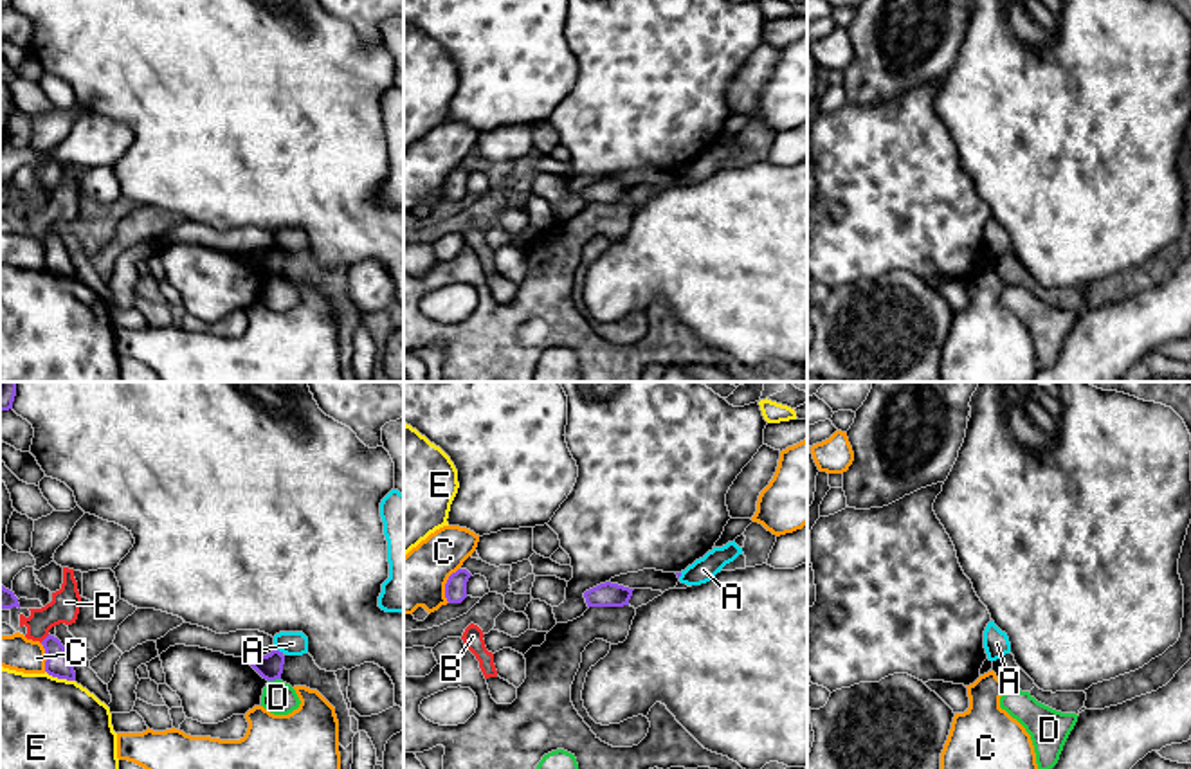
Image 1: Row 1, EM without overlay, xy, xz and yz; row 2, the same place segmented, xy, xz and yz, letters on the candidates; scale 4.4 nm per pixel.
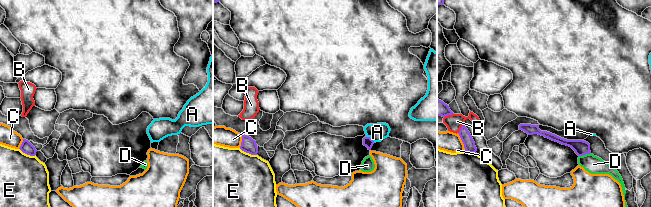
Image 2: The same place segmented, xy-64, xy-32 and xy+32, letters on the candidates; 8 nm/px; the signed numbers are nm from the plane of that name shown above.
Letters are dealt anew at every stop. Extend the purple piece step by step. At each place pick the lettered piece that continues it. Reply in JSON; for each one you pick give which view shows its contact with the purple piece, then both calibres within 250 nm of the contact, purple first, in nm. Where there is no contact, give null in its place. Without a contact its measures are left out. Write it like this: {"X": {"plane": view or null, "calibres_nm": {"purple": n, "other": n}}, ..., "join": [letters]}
{"join": []}

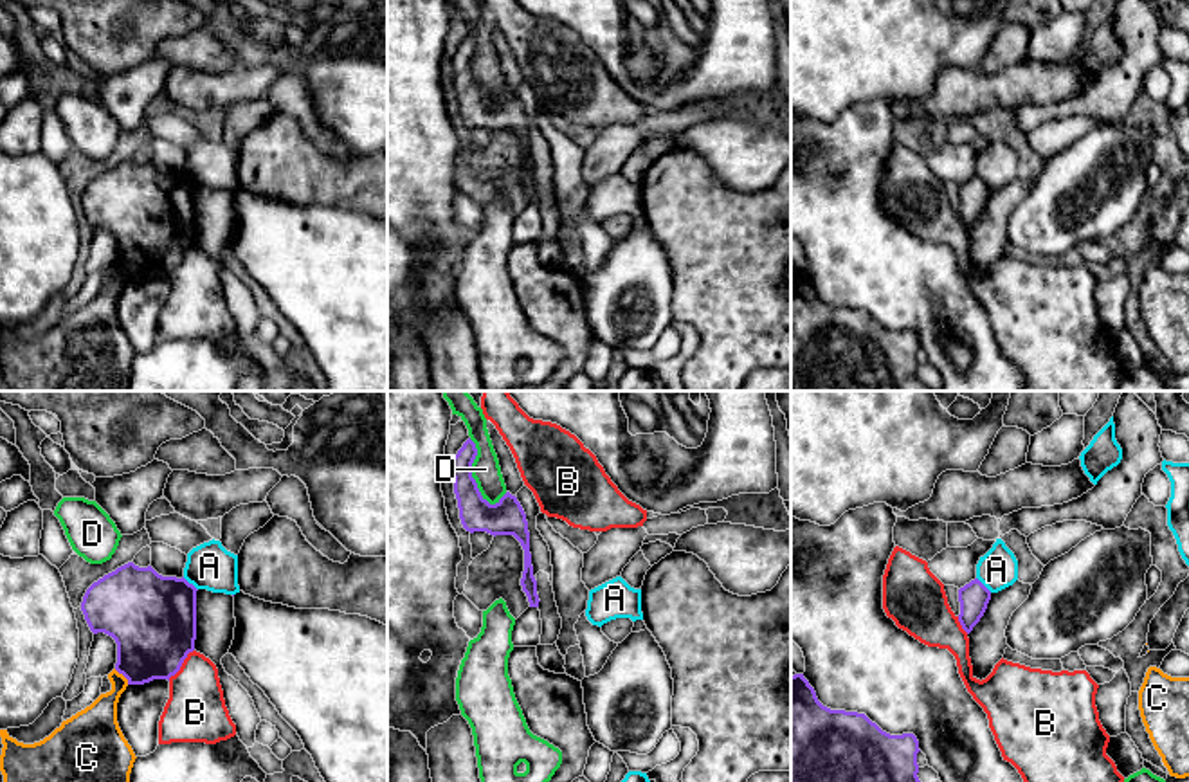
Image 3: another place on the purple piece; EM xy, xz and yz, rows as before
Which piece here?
{"join": []}

